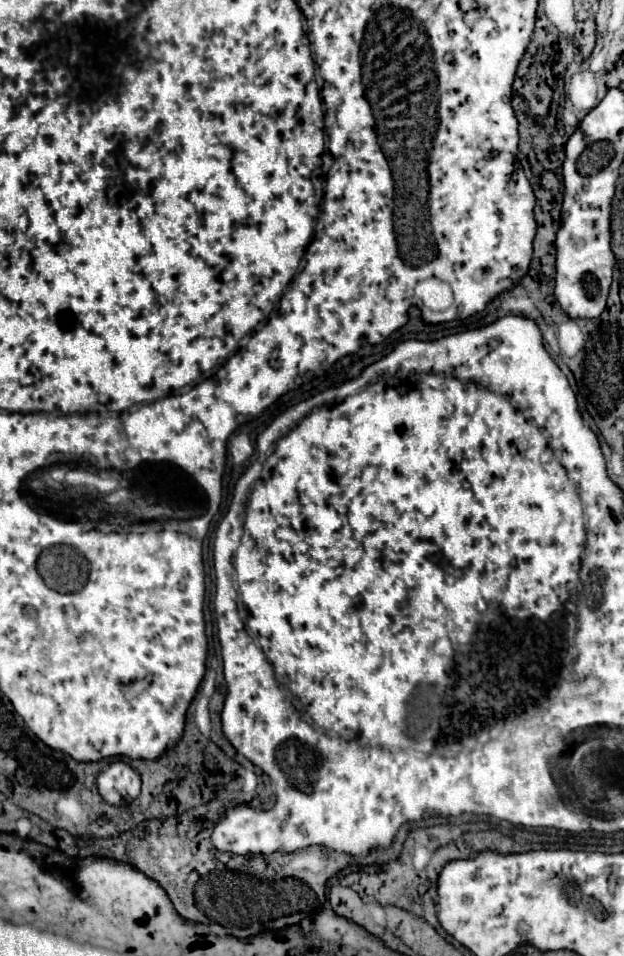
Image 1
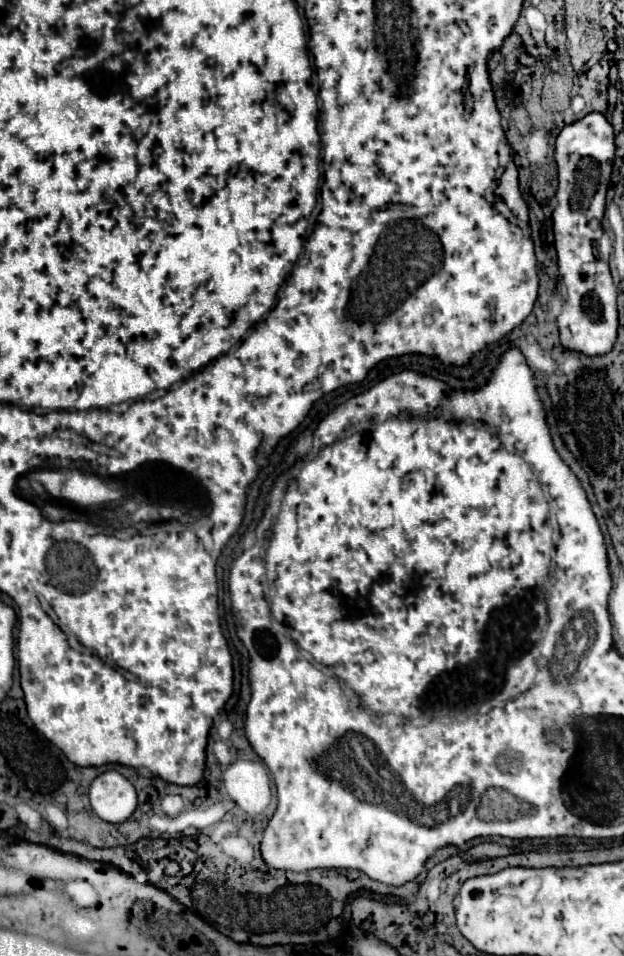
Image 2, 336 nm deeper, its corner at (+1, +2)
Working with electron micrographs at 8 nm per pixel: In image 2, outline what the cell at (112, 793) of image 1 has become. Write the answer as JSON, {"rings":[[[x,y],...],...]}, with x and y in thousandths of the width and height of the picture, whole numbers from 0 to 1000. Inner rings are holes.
{"rings":[[[173,805],[144,820],[144,843],[167,860],[202,860],[218,847],[218,826],[192,808]]]}

